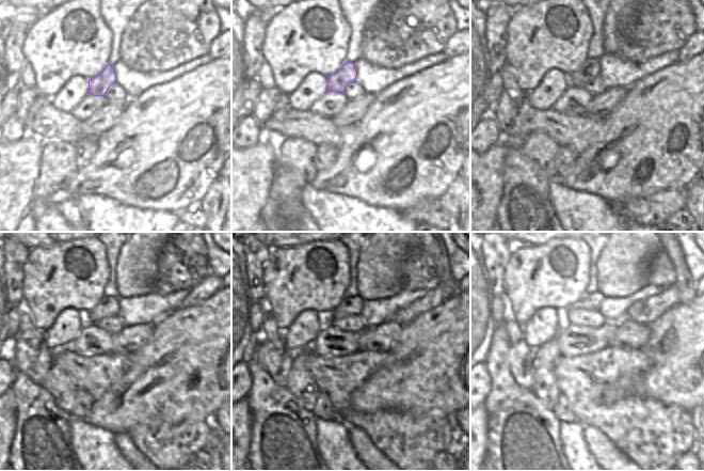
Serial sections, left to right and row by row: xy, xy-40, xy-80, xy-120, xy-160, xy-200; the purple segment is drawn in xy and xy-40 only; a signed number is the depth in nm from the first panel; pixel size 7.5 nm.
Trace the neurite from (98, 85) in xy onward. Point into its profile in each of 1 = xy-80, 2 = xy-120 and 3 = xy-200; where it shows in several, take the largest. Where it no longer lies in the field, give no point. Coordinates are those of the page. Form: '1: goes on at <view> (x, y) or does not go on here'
1: goes on at xy-80 (590, 69)
2: goes on at xy-120 (108, 307)
3: goes on at xy-200 (593, 301)

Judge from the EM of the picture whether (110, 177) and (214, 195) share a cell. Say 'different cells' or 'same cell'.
different cells

